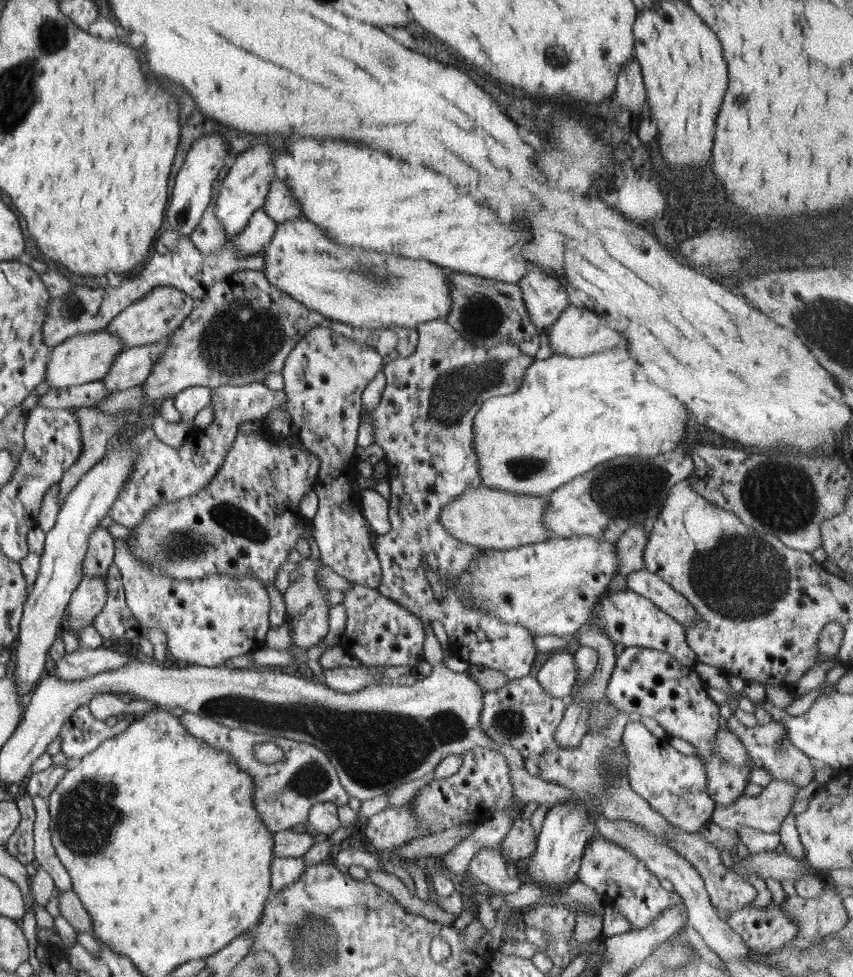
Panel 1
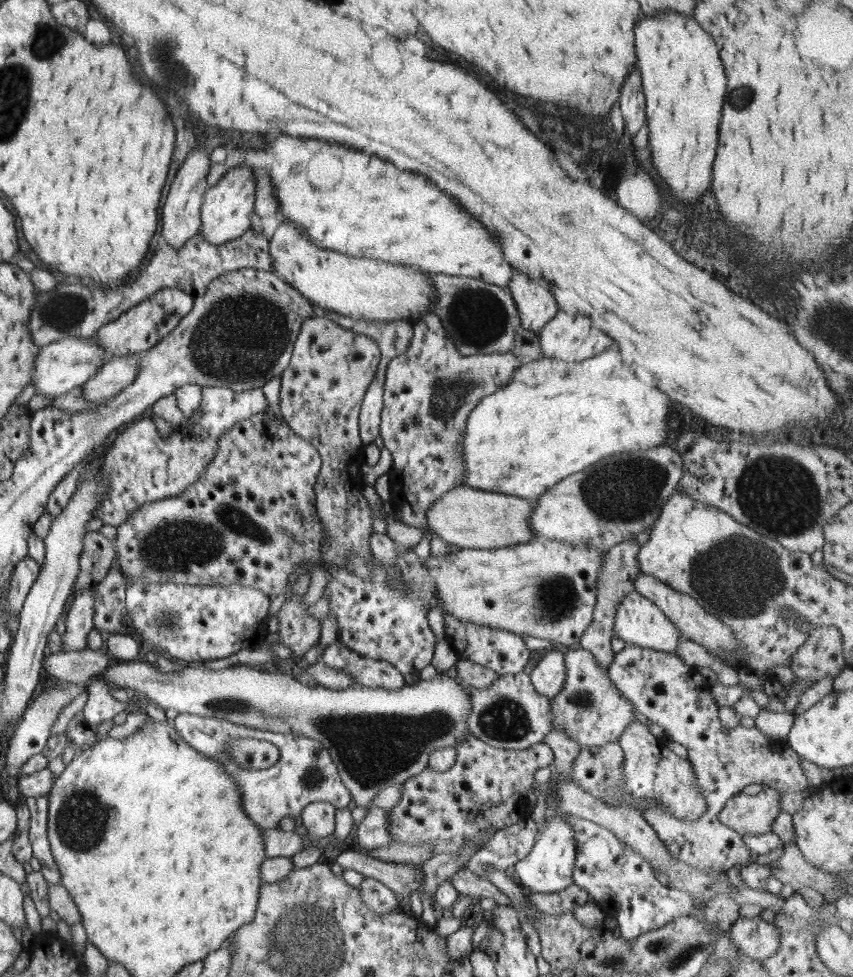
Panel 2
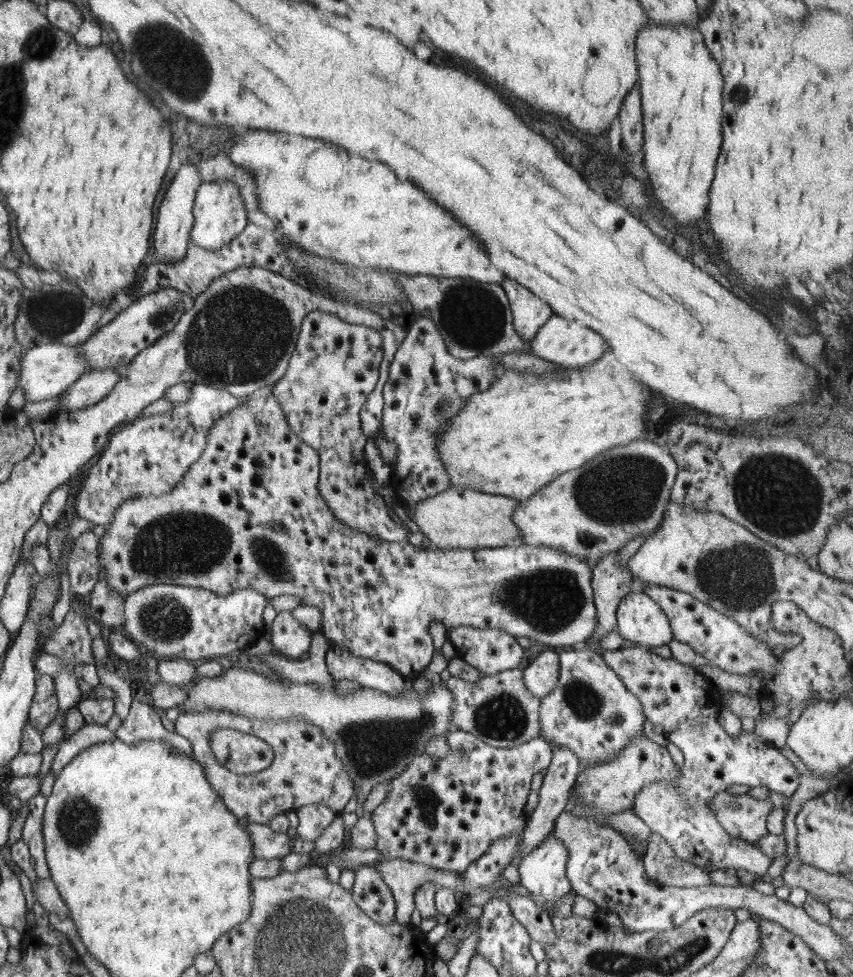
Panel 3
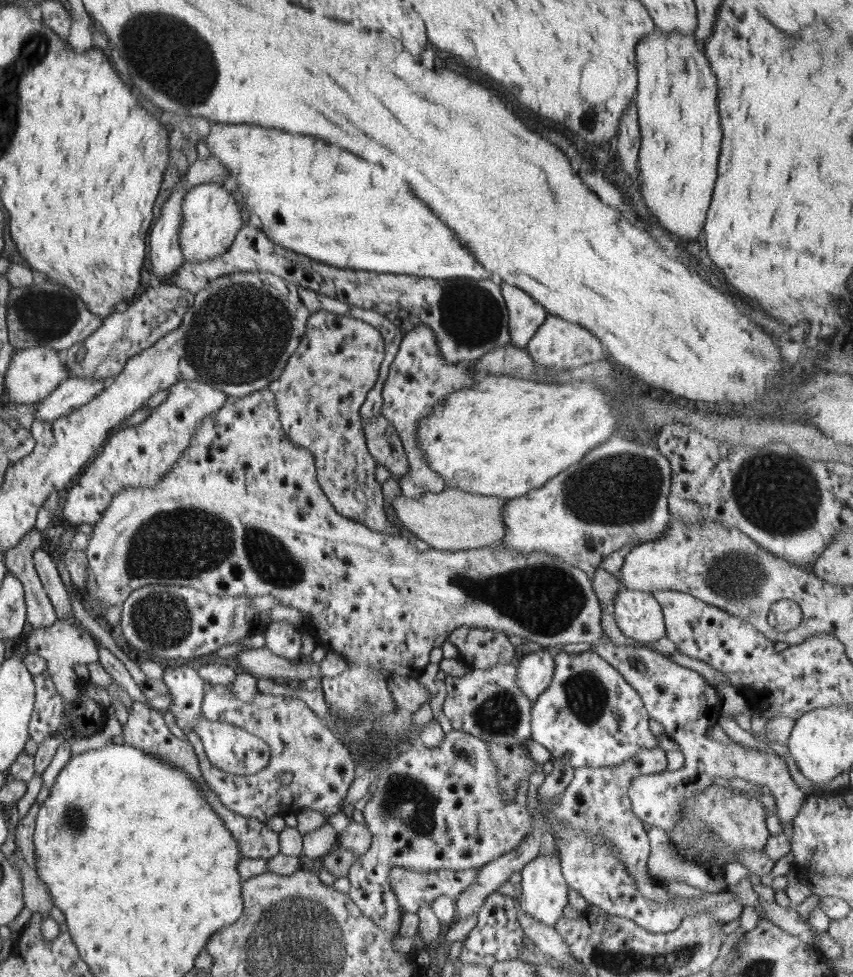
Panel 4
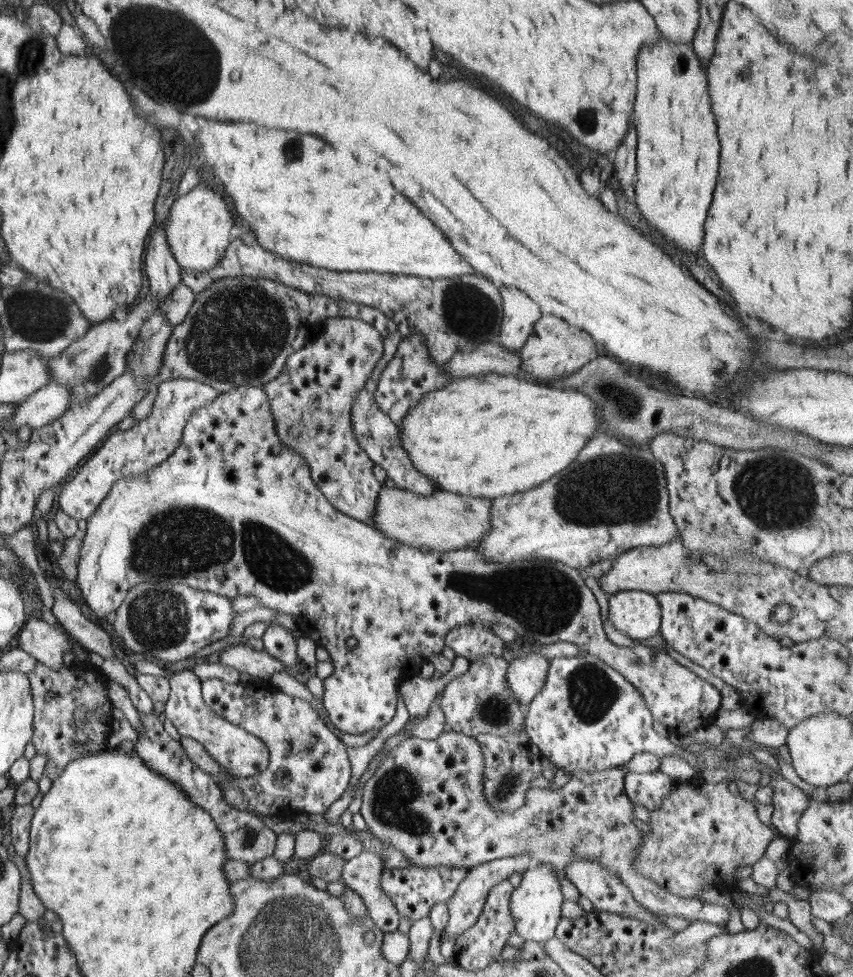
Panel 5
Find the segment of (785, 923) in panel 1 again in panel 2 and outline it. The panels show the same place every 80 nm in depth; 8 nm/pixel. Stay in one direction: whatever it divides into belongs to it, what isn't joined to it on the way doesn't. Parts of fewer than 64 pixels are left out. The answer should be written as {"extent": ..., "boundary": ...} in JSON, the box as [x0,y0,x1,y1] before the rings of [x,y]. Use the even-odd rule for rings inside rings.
{"extent":[729,916,781,961],"boundary":[[[739,916],[729,931],[736,950],[759,961],[776,954],[781,945],[781,932],[777,926],[759,916]]]}

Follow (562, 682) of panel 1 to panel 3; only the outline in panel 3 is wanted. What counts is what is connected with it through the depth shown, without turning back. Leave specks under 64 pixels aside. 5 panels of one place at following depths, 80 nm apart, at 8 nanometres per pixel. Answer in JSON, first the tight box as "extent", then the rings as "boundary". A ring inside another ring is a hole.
{"extent":[524,651,560,699],"boundary":[[[553,651],[542,652],[524,669],[525,685],[535,697],[542,699],[544,696],[548,696],[557,685],[560,676],[558,656]]]}

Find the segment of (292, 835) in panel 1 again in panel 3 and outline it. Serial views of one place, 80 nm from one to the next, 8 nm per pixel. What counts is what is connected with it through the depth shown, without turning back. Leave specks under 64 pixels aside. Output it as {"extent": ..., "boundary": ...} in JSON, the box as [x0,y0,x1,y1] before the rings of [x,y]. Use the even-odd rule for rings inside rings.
{"extent":[241,820,292,859],"boundary":[[[241,820],[253,840],[252,854],[255,859],[274,859],[292,853],[292,845],[286,833],[275,832],[266,823],[247,822]]]}

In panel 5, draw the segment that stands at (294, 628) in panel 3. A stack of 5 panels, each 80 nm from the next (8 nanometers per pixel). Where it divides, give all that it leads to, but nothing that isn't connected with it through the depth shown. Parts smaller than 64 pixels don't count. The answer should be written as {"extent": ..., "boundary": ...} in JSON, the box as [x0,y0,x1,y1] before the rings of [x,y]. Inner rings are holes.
{"extent":[261,624,299,670],"boundary":[[[268,624],[261,638],[264,642],[264,650],[276,661],[280,661],[286,667],[299,670],[299,658],[297,657],[297,642],[292,632],[280,624]]]}

